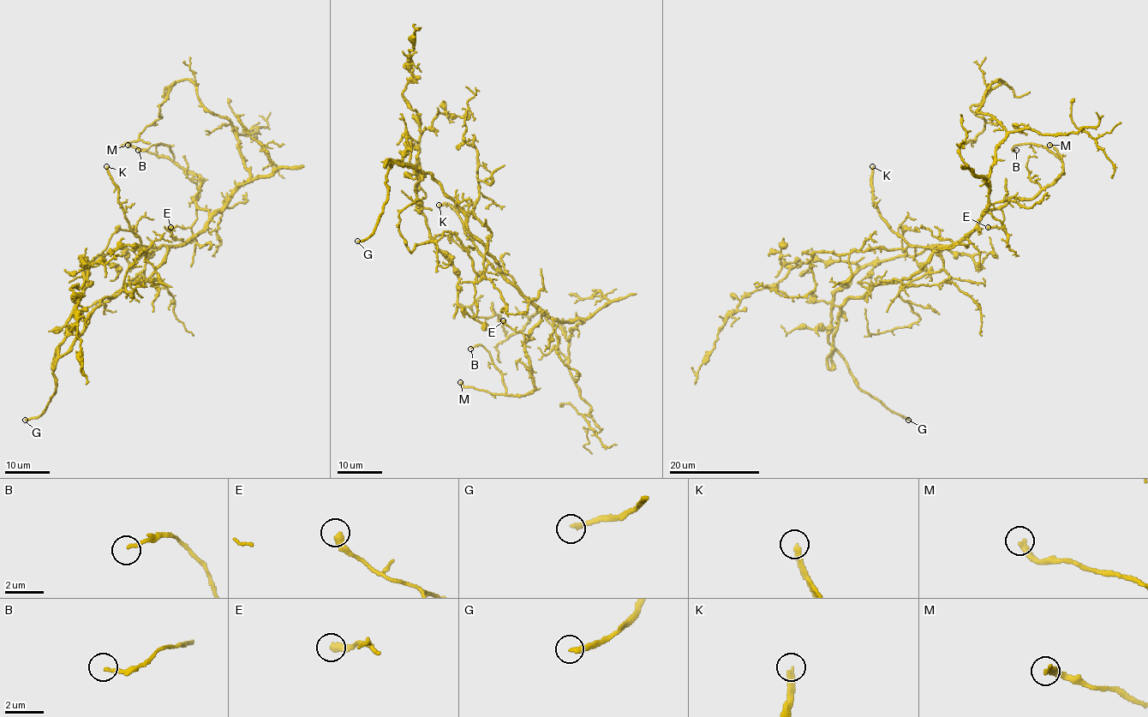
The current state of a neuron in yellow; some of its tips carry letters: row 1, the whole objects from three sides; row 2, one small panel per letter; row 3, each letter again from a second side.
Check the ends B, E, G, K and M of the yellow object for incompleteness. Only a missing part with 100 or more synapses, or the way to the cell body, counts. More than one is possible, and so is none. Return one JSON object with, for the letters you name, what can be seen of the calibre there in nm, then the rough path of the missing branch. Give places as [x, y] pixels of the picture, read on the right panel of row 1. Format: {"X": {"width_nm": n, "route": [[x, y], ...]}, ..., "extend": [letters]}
{"G": {"width_nm": 200, "route": [[908, 420], [829, 329], [829, 272], [850, 236], [929, 218], [954, 254], [1037, 284], [1095, 325], [1109, 321]]}, "K": {"width_nm": 280, "route": [[872, 166], [871, 151], [885, 134], [914, 134], [925, 127], [913, 116], [875, 108], [870, 97], [875, 72]]}, "extend": ["G", "K"]}

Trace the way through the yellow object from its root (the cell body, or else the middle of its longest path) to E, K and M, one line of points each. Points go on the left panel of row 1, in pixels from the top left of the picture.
E: (134, 283), (148, 278), (170, 247), (191, 241), (206, 224), (209, 212), (198, 209), (189, 227), (170, 227)
K: (134, 283), (152, 273), (167, 248), (141, 244), (124, 215), (117, 186), (106, 166)
M: (134, 283), (148, 278), (170, 247), (191, 241), (209, 212), (192, 198), (198, 197), (199, 176), (128, 145)

